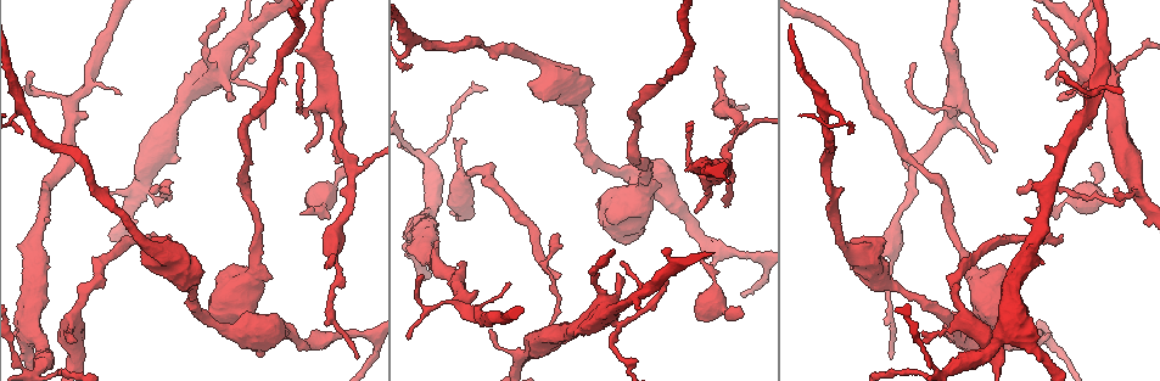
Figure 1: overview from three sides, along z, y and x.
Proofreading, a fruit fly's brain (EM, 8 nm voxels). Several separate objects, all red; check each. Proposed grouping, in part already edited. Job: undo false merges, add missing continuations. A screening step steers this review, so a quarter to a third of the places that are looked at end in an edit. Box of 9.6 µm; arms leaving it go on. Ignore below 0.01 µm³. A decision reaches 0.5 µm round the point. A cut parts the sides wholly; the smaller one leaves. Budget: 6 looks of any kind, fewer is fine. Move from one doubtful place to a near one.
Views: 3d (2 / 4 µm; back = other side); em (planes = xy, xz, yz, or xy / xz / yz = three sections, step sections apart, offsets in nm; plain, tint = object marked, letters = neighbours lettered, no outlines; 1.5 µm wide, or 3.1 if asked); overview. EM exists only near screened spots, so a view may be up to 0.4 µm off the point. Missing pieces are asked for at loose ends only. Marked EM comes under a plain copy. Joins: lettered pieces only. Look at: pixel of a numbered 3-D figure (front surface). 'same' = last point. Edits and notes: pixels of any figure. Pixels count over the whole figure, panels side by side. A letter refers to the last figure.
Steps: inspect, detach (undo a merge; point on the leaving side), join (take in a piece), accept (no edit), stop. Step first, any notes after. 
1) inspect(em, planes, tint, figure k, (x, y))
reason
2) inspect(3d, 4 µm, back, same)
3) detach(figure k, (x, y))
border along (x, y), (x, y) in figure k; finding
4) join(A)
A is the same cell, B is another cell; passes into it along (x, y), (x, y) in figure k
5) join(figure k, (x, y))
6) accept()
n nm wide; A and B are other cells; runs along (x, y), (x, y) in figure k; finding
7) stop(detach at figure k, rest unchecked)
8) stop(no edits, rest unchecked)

inspect(em, planes, letters, figure 1, (299, 213))
an open end

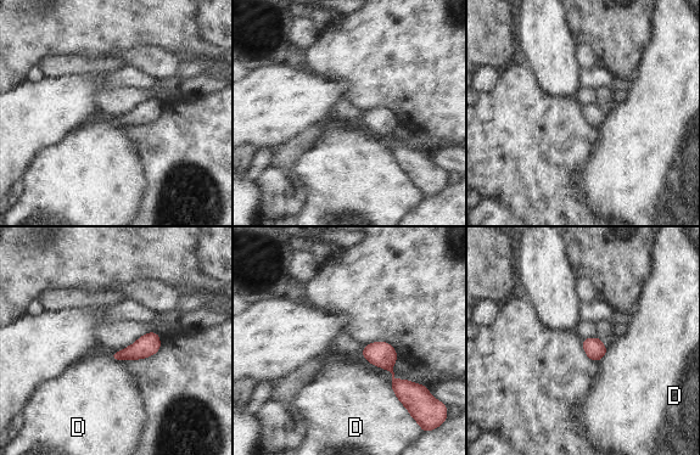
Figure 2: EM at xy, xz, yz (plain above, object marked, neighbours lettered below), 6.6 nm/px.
accept()
D is another cell; border along (390, 385), (396, 397), (404, 405) in figure 2; no lettered piece goes on from it

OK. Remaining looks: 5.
inspect(em, planes, letters, figure 1, (1056, 82))
branch stops here

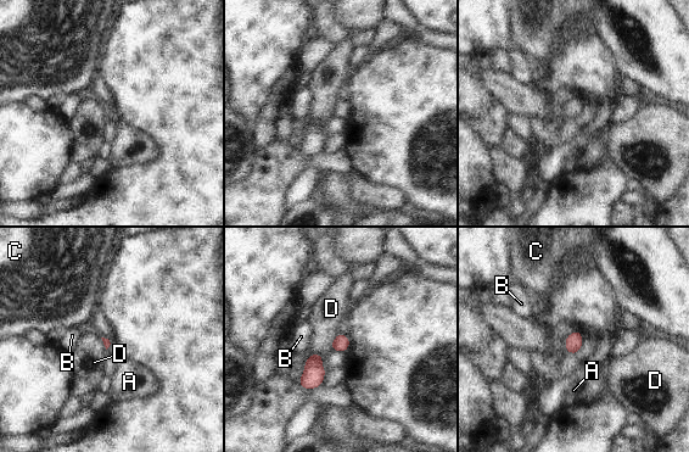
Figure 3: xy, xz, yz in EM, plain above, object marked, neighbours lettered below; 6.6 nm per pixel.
accept()
A, B, C and D are other cells; border along (309, 355), (321, 356), (325, 372) in figure 3; no lettered piece goes on from it

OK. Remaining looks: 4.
inspect(3d, 2 µm, figure 1, (559, 275))

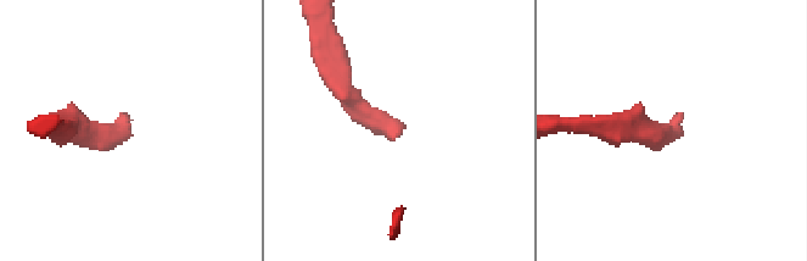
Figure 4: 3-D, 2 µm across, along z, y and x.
inspect(em, xy, step 8, tint, figure 4, (682, 116))

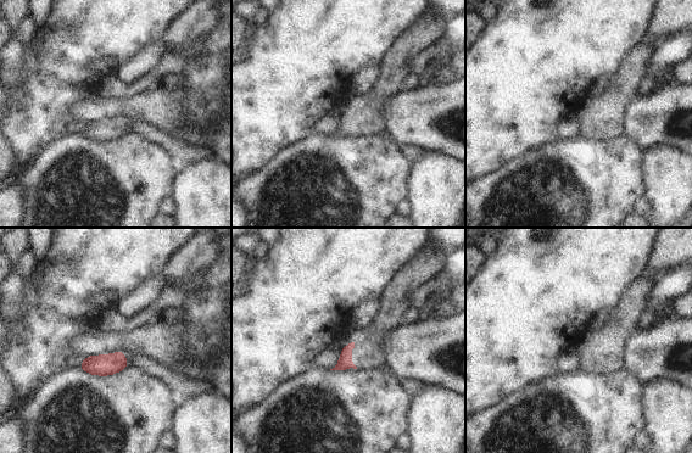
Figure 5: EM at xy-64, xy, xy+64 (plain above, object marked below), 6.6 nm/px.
inspect(em, planes, letters, same)

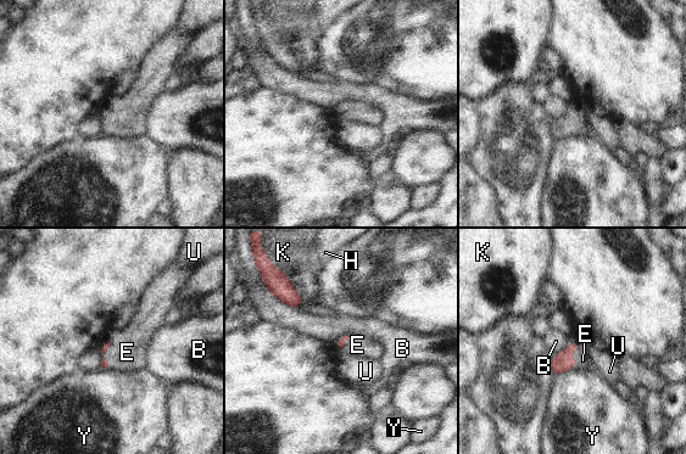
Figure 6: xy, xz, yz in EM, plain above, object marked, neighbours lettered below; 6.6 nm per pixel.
join(E)
E is the same cell, B, H, K, U and Y are other cells; it goes on there

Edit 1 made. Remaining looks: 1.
stop(join at figure 6, rest unchecked)

